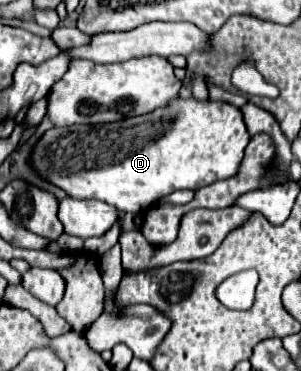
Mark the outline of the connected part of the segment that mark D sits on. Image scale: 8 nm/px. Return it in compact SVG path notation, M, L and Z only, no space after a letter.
M177 98L165 108L157 108L143 116L133 116L121 122L95 126L53 126L33 146L29 164L45 182L61 188L71 198L99 198L111 202L119 212L141 214L153 202L173 190L199 190L217 180L237 174L243 150L249 144L249 134L239 108L227 102L199 102L195 98Z

